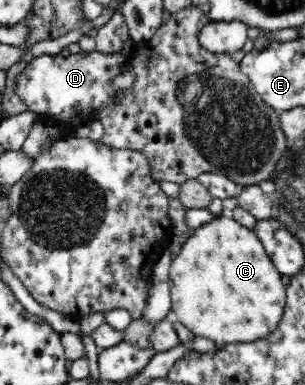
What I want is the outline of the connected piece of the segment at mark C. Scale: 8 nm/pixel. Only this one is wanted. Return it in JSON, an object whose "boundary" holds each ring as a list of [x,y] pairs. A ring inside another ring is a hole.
{"boundary":[[[228,214],[208,222],[191,231],[180,253],[170,263],[168,292],[172,305],[171,316],[187,327],[193,336],[206,337],[217,345],[248,343],[265,337],[276,328],[282,316],[286,278],[275,269],[263,244],[252,230],[241,226]]]}

